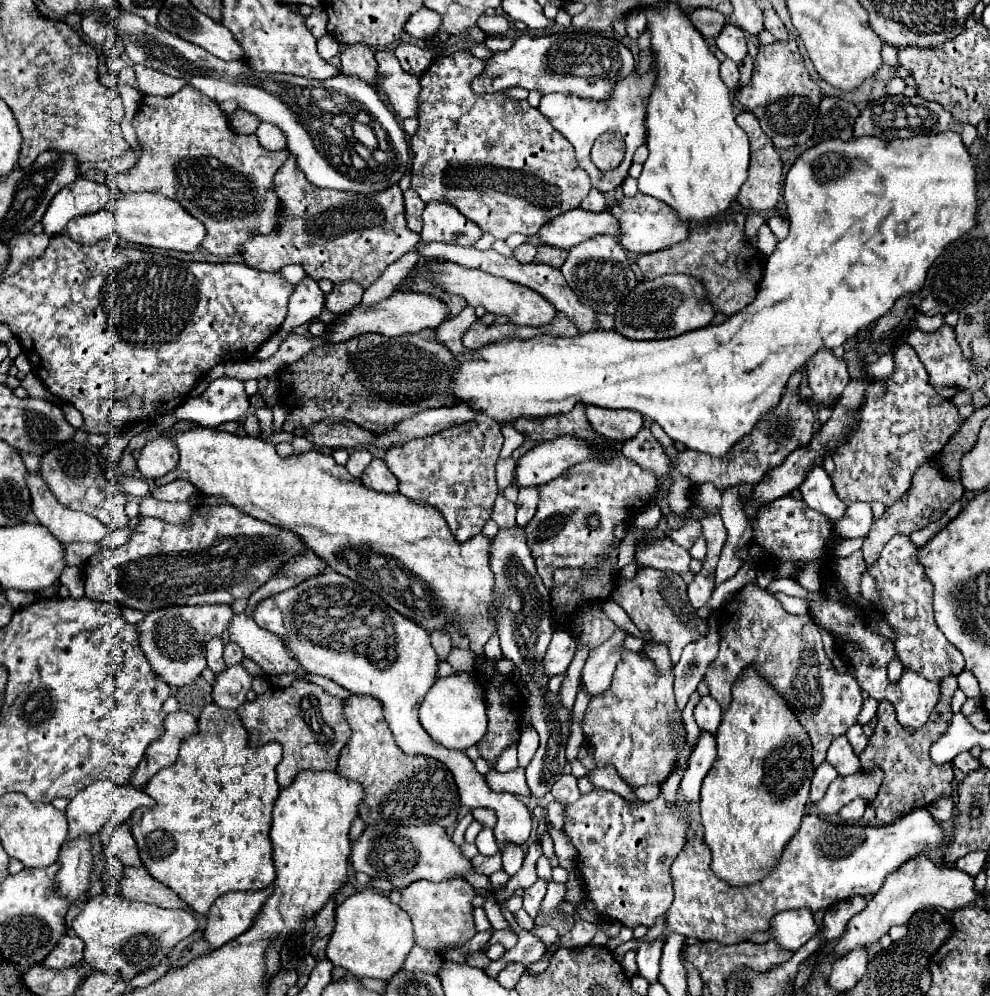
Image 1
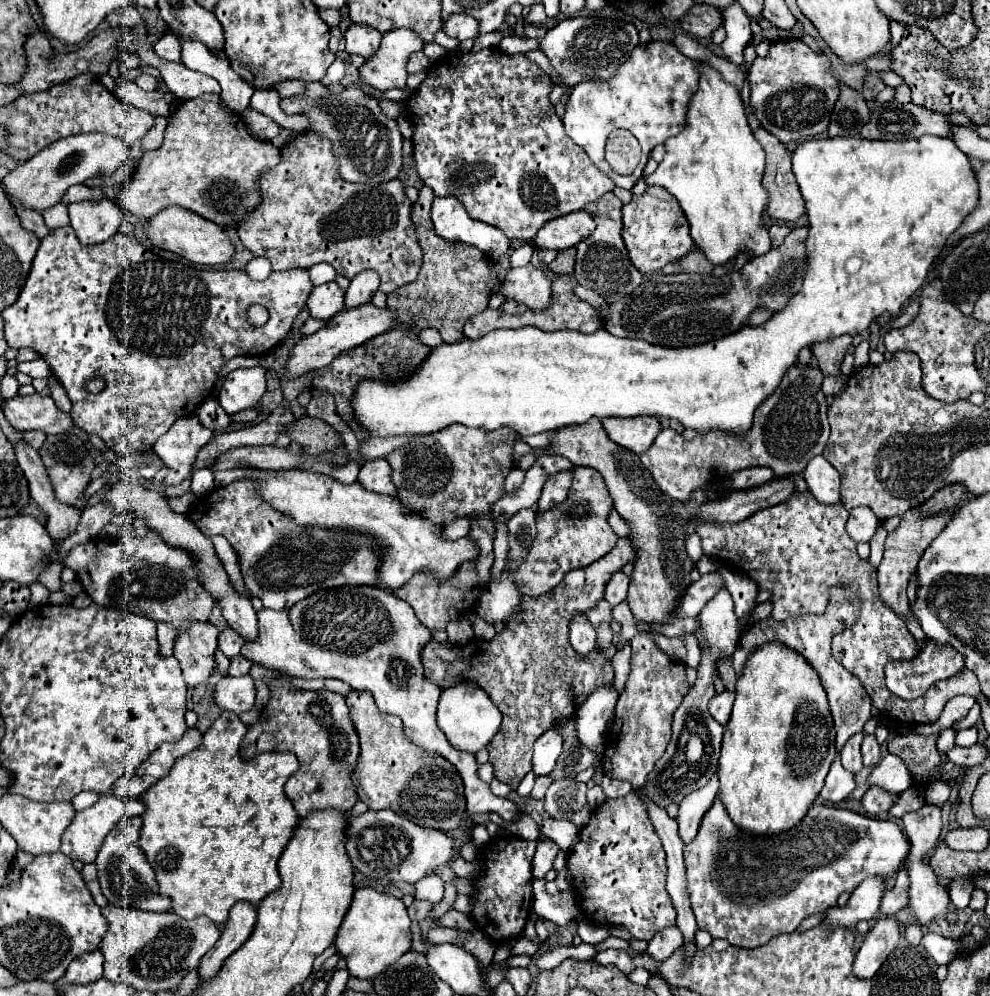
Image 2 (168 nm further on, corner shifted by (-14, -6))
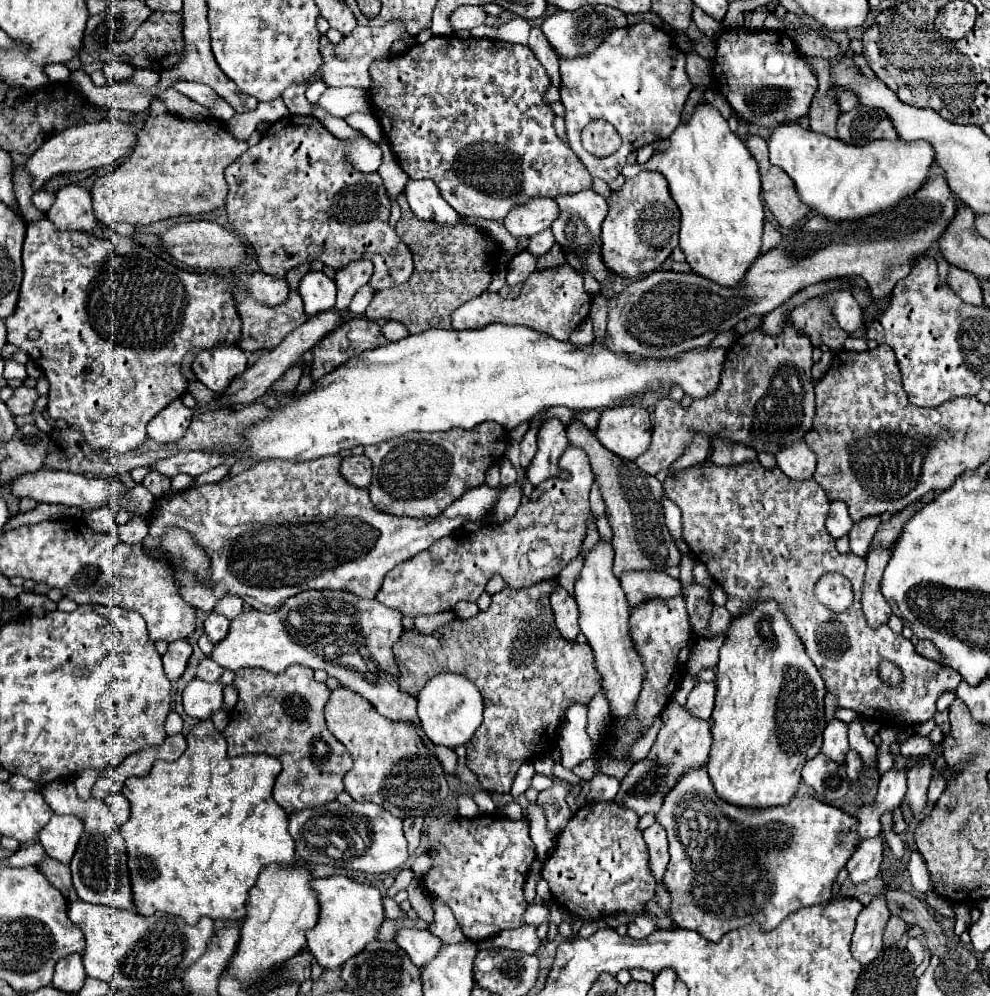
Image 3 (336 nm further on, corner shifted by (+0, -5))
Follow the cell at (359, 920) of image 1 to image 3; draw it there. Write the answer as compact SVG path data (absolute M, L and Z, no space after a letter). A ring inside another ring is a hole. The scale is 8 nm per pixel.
M344 875L312 879L312 889L318 897L320 921L316 921L316 925L308 931L308 949L322 967L338 969L344 961L360 953L366 943L376 939L376 933L384 921L382 895L376 887L356 883Z

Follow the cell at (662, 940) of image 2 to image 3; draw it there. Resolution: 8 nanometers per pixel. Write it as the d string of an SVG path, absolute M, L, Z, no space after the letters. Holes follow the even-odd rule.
M642 915L628 923L628 935L630 935L630 937L634 937L634 939L648 937L648 935L652 935L654 931L656 931L654 921L652 921L652 919L648 919L648 917L642 917Z

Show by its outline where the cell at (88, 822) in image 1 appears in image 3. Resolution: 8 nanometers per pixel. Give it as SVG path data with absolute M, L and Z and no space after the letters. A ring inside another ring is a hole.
M52 815L48 825L44 825L44 829L38 833L38 839L48 857L68 865L82 831L84 827L80 819L72 815Z

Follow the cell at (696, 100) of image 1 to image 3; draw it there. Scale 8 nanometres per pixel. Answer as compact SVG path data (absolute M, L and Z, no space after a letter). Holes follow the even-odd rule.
M698 103L688 125L678 125L670 137L670 149L652 155L644 165L624 165L622 175L634 177L640 171L658 171L664 173L670 195L680 207L682 225L680 225L680 249L686 255L688 265L694 273L704 275L710 281L716 281L724 287L738 287L752 267L752 263L762 253L762 225L764 225L764 203L760 197L760 175L758 165L750 157L746 145L730 131L728 121L712 105Z

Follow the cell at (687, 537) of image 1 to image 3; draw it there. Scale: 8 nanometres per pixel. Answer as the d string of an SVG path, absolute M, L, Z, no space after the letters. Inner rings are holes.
M712 461L698 463L694 467L678 471L674 477L668 477L664 483L664 493L680 507L682 511L682 537L688 543L690 551L706 565L712 579L726 593L726 609L730 615L740 615L750 609L752 603L764 599L776 599L792 627L800 633L800 639L806 645L806 653L818 667L826 689L838 695L838 707L852 709L862 717L874 717L888 725L914 725L932 719L936 713L936 699L944 691L954 691L962 681L960 673L950 667L944 667L936 661L930 661L914 651L910 639L896 635L888 625L880 629L870 629L862 615L860 589L866 571L866 559L854 553L838 553L832 535L826 531L824 521L828 517L830 499L820 489L816 481L792 481L778 467L766 469L760 461L746 461L740 465L714 465ZM842 573L854 591L854 601L850 613L832 613L828 607L820 605L814 597L814 585L820 575ZM882 661L892 661L904 671L902 685L884 685L878 675L878 665Z

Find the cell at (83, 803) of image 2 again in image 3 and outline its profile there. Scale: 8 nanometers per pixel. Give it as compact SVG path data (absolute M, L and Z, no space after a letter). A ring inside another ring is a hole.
M84 769L84 773L80 773L72 779L72 783L74 783L74 787L82 799L90 797L90 789L92 789L94 781L98 779L98 775L100 773L96 773L96 769Z

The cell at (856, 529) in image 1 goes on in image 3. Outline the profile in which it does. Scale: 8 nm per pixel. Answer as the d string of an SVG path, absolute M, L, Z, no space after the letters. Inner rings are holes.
M832 501L830 503L830 513L826 517L826 529L828 533L838 539L838 537L844 537L848 535L848 531L852 529L852 519L848 515L848 509L844 505L844 501Z

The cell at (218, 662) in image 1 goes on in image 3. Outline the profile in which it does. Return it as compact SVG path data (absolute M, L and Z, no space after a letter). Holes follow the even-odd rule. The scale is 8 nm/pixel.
M210 613L204 621L204 631L208 633L212 643L222 641L228 633L228 627L230 627L230 621L224 615L218 615L218 613Z

